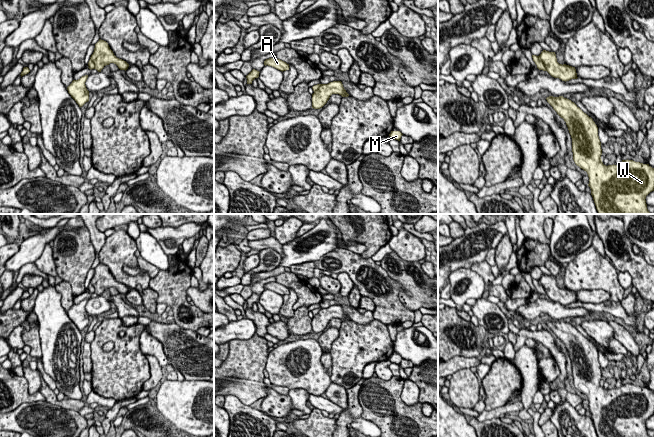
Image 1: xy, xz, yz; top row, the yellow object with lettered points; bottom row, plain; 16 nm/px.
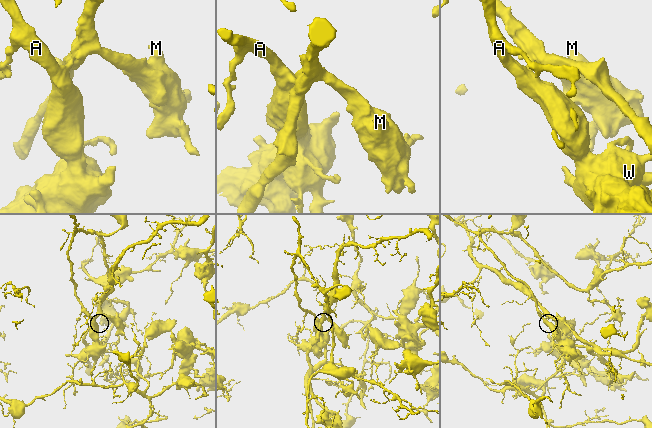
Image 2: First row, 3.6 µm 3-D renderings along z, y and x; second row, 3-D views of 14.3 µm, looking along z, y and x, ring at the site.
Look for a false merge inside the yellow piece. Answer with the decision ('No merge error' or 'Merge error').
Merge error

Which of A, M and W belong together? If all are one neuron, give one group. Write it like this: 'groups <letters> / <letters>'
groups A W / M

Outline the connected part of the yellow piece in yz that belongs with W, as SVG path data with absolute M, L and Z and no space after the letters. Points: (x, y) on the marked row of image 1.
M563 96L546 98L557 114L564 119L572 138L573 160L587 172L588 186L591 189L599 214L654 214L647 209L646 196L654 191L654 168L649 164L622 160L617 165L604 165L598 127L591 117L584 113L574 102Z

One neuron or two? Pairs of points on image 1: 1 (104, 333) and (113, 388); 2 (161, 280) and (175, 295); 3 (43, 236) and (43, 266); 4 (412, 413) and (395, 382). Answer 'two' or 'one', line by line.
1: one
2: one
3: two
4: one

